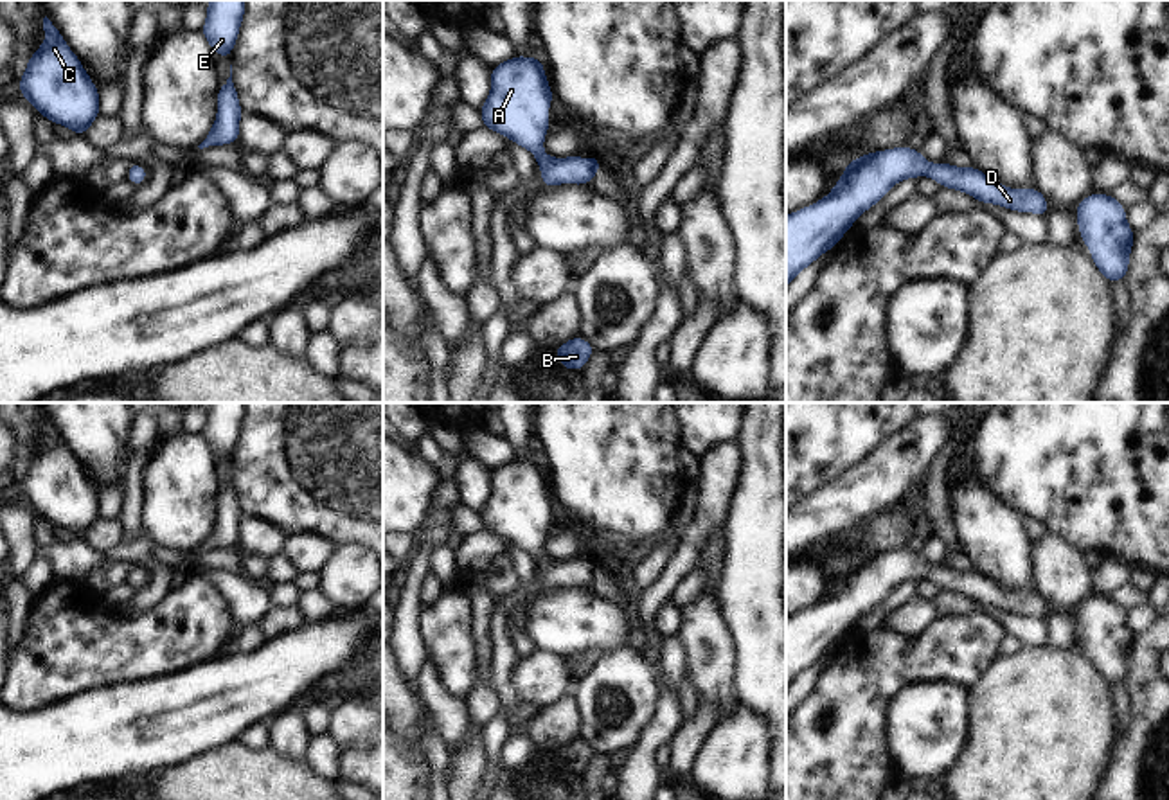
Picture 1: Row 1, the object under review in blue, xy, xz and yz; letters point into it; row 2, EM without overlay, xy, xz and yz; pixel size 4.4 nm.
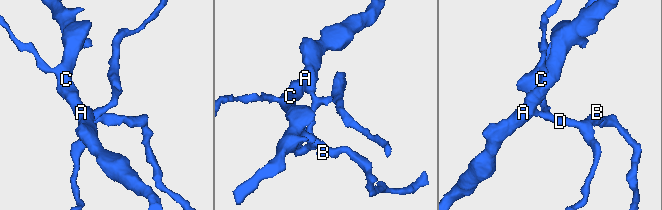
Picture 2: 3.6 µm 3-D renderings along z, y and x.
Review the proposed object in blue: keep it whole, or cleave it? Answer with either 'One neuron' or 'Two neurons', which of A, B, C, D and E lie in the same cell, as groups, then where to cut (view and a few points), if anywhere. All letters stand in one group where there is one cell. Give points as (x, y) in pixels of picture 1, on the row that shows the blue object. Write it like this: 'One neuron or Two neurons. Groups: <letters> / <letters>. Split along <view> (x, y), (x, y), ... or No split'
One neuron. Groups: A B C D E. No split.

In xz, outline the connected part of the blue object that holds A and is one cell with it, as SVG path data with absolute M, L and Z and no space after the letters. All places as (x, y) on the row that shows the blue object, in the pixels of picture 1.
M514 56L491 68L491 93L480 106L482 126L529 149L541 169L541 187L586 185L601 169L599 156L552 158L543 153L552 90L540 58Z

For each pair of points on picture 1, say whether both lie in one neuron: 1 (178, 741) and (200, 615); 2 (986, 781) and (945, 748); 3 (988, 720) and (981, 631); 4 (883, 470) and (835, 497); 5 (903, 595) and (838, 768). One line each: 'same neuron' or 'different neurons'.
1: different neurons
2: different neurons
3: different neurons
4: same neuron
5: different neurons

